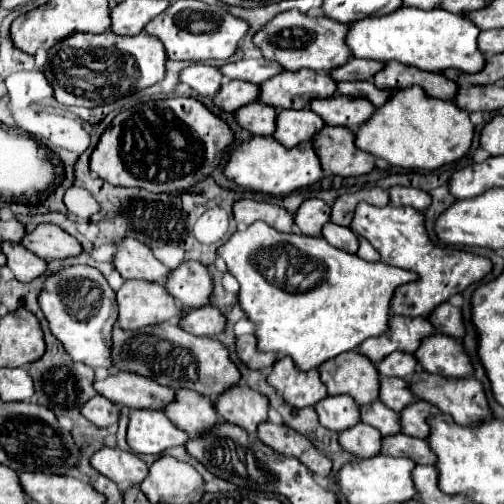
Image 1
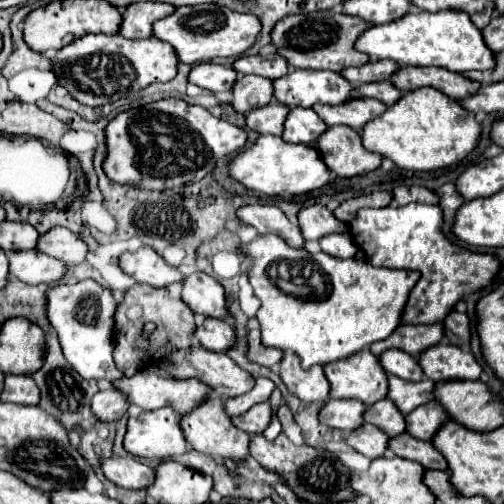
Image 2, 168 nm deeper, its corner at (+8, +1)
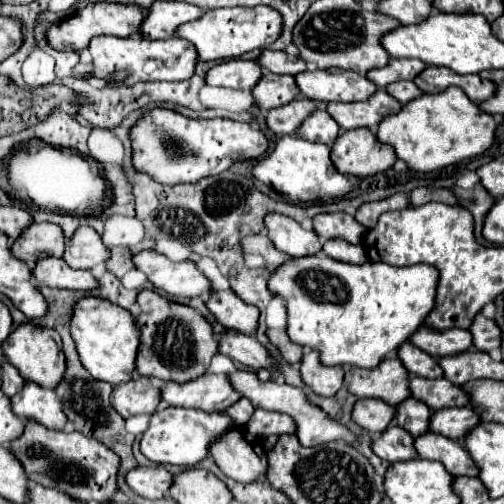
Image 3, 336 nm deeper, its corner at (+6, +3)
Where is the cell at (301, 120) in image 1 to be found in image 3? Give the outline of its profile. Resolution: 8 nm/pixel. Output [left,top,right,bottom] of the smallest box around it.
[296,108,340,146]

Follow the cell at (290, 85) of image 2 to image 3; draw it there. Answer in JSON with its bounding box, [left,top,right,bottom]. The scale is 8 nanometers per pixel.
[296,68,378,102]

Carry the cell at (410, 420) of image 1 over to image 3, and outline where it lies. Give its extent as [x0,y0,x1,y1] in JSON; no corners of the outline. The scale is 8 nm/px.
[430,406,480,440]

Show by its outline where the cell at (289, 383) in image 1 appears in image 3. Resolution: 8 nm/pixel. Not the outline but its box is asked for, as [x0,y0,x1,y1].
[302,350,344,396]

